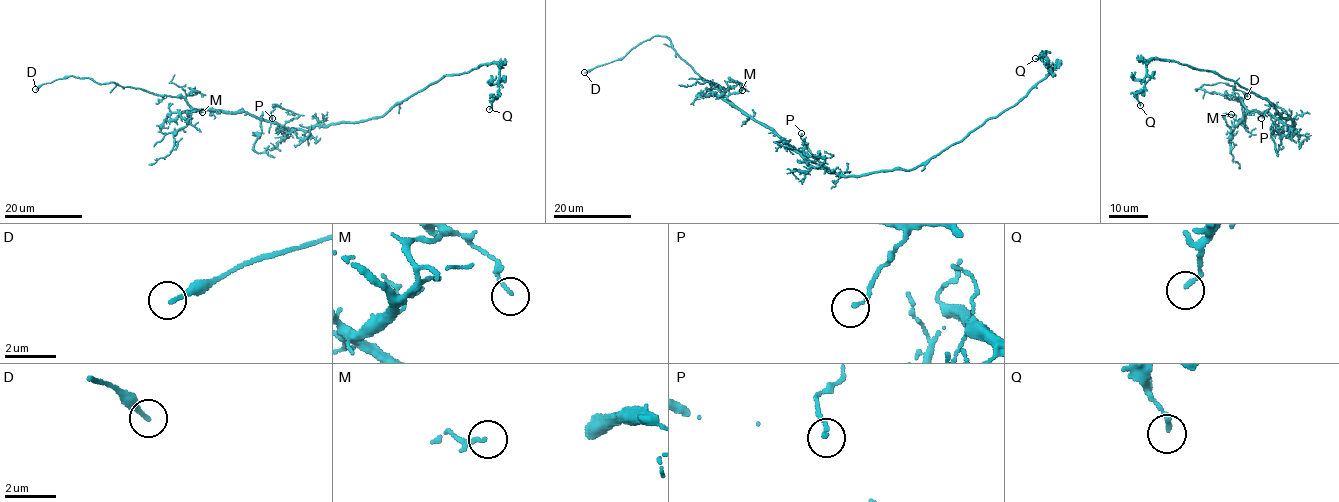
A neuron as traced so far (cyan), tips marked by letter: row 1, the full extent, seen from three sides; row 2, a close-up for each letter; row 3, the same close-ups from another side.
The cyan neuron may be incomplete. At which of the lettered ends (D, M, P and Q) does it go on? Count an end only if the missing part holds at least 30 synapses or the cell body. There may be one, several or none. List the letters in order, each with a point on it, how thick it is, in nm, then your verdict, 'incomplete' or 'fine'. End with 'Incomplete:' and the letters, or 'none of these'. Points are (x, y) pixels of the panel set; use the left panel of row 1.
D: place (35, 89); calibre 160 nm; incomplete
M: place (202, 112); calibre 120 nm; fine
P: place (272, 118); calibre 140 nm; fine
Q: place (489, 109); calibre 180 nm; fine
Incomplete: D

